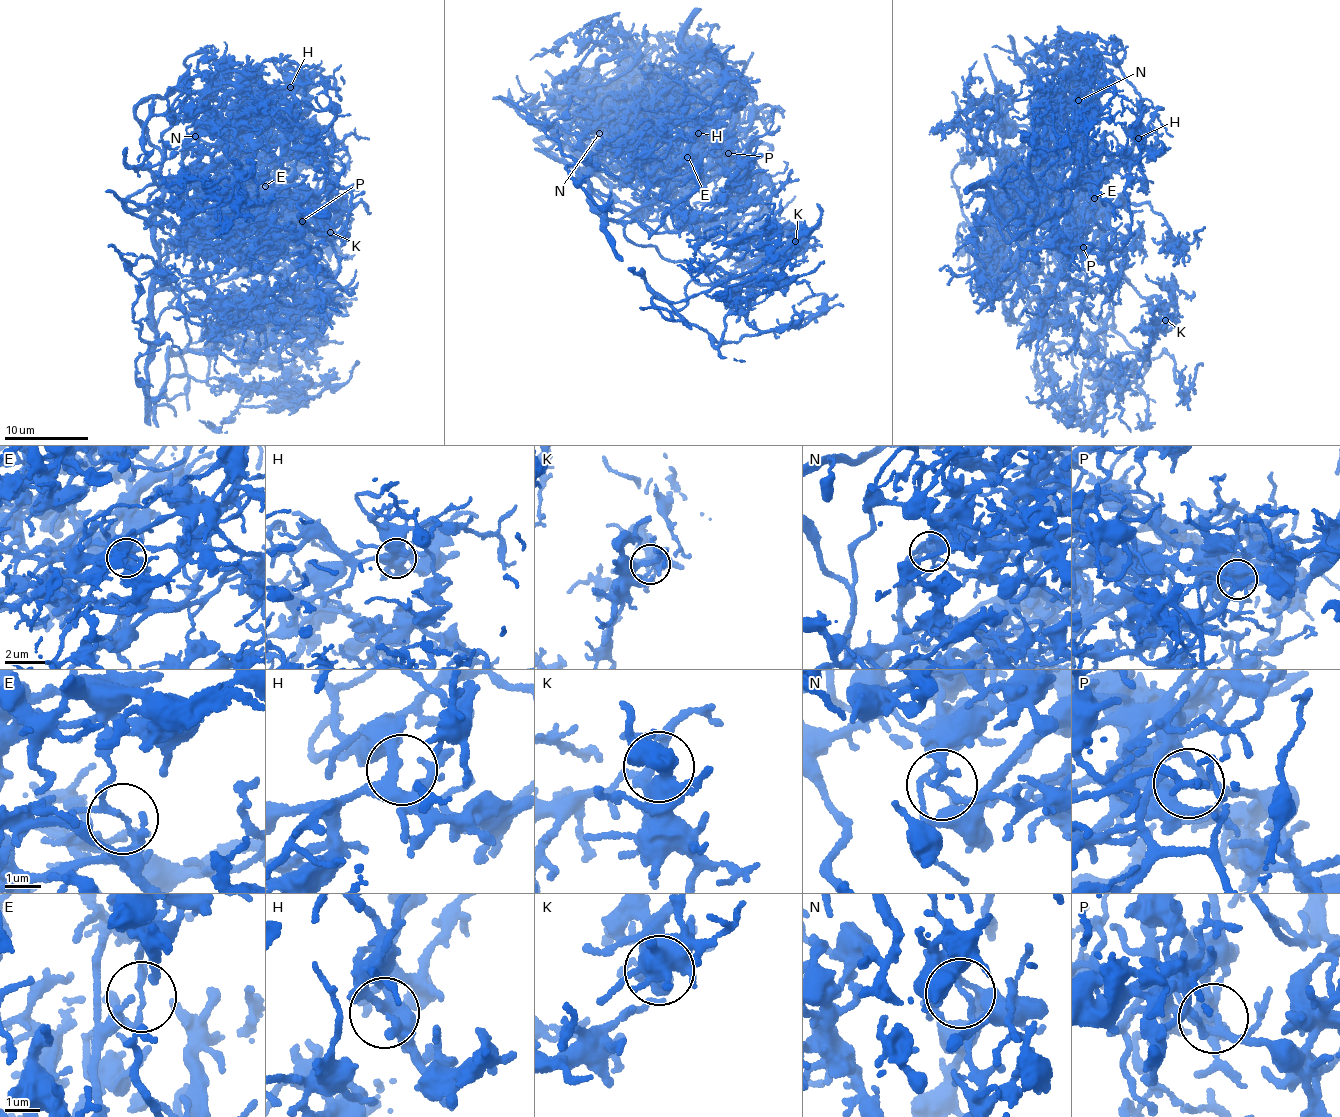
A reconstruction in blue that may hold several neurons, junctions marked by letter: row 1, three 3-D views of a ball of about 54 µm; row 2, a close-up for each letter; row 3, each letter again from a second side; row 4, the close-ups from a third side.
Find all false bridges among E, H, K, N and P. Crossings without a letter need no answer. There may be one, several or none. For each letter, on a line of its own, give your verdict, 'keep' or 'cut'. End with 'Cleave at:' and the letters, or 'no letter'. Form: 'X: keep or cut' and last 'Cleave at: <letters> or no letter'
E: cut
H: keep
K: keep
N: cut
P: cut
Cleave at: E, N, P

